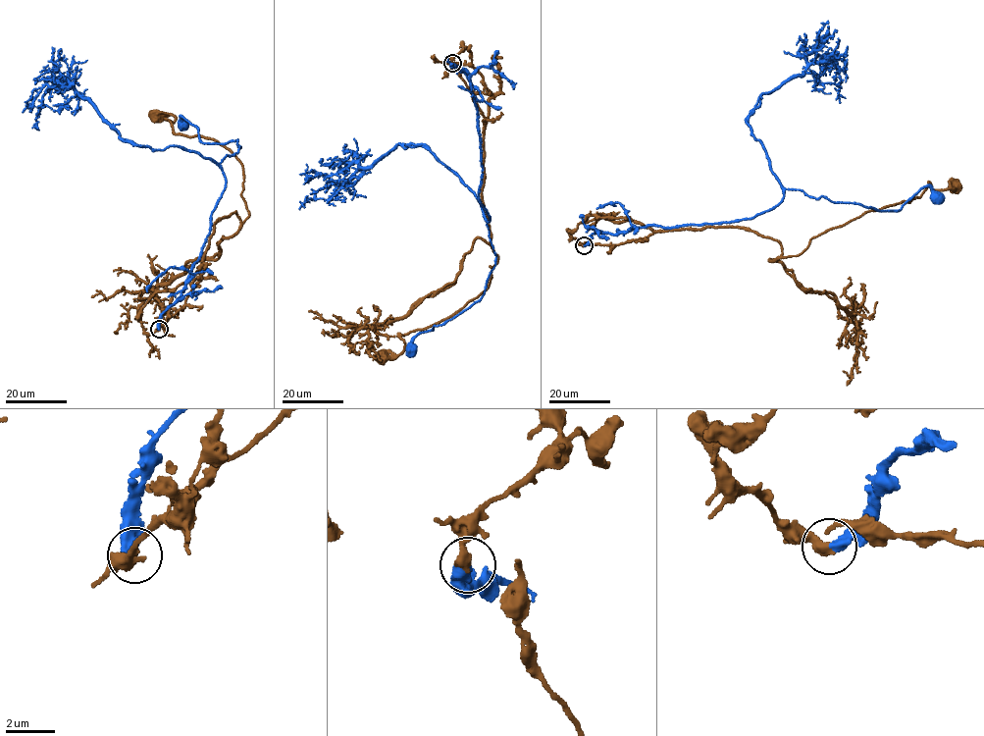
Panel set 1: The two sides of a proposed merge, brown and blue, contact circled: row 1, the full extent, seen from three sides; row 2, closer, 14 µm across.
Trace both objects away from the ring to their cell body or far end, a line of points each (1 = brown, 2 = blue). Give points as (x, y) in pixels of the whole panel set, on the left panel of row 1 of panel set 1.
1: (159, 329), (217, 219), (250, 214), (229, 150), (176, 134), (176, 118), (157, 115)
2: (159, 329), (210, 233), (227, 181), (219, 164), (241, 147), (238, 139), (203, 143), (195, 126), (181, 124)

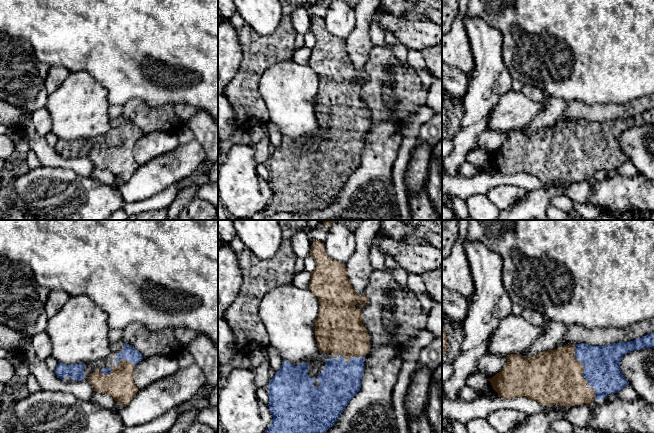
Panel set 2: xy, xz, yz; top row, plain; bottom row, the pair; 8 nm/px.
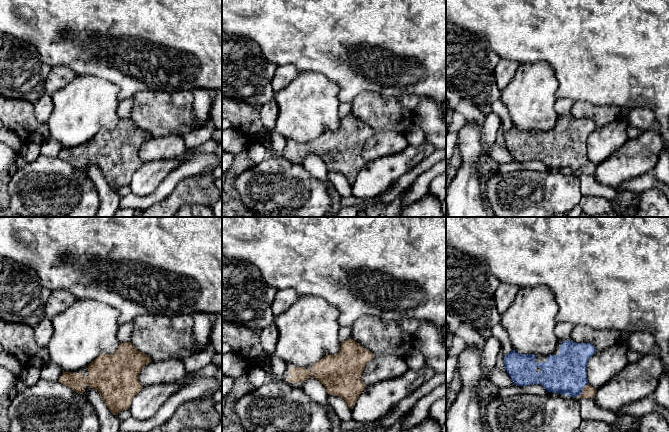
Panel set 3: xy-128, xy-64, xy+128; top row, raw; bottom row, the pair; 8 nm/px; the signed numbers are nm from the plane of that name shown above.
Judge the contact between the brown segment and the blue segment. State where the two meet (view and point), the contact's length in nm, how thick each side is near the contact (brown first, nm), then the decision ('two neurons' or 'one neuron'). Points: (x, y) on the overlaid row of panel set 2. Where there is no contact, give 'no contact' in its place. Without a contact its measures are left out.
meets brown in yz at (582, 373); contact 480 nm long; 440 nm thick on the brown side, 300 nm on the other; two neurons

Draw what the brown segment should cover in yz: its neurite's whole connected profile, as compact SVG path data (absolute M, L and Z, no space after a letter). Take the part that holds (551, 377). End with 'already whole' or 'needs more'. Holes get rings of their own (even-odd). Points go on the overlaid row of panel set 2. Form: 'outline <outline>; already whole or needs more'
outline M575 344L547 350L530 358L525 358L521 354L511 354L506 358L507 362L502 370L487 379L498 393L498 397L513 399L525 396L542 406L561 404L565 407L596 401L595 389L588 386L587 380L583 378L584 367L575 358Z; already whole

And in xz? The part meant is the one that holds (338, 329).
outline M319 241L313 242L310 256L316 261L316 268L311 273L309 290L317 296L320 303L319 314L315 324L315 338L319 351L328 354L342 354L345 362L348 362L351 357L365 357L370 349L370 337L362 324L362 308L367 303L367 295L364 293L359 297L356 294L348 278L346 265L331 259L325 251L324 243Z; already whole

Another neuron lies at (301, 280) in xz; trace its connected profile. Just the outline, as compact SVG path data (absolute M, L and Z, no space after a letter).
M306 270L300 273L295 273L293 278L293 284L300 289L309 289L309 283L311 281L311 274Z

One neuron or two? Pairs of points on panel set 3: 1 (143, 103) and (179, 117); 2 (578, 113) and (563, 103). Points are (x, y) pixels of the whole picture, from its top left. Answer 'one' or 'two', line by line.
1: one
2: two

